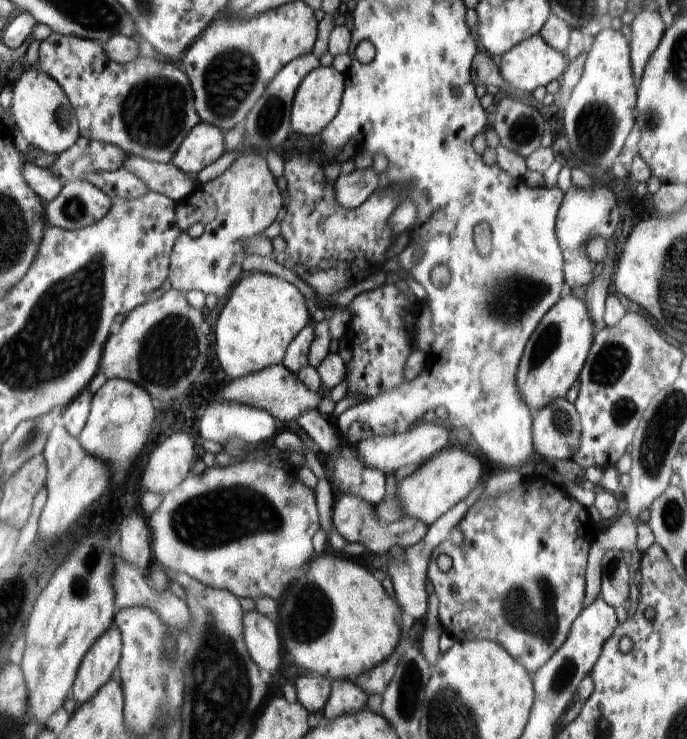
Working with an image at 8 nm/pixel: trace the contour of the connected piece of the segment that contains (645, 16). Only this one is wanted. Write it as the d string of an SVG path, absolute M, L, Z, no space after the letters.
M645 8L630 24L630 48L634 48L634 80L640 82L644 68L662 39L666 26L658 12Z

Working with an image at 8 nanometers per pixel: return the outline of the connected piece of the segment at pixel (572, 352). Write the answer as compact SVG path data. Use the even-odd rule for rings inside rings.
M578 292L564 296L546 312L526 344L517 372L519 391L532 413L555 399L565 398L564 394L568 392L568 388L581 375L595 338L593 321L587 305Z

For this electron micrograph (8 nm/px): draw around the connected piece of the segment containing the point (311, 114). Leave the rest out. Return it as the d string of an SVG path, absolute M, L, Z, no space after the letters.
M332 65L328 67L321 66L312 70L302 80L300 87L296 90L290 110L292 128L294 128L296 134L300 136L316 136L318 132L322 132L322 130L329 127L330 122L332 122L340 109L342 86L344 86L342 76L343 74L340 74L338 70L334 70Z

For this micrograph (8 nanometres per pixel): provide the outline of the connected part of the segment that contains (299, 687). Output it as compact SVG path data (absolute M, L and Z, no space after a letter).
M301 672L294 688L297 700L309 713L322 712L332 692L332 681L320 674Z

